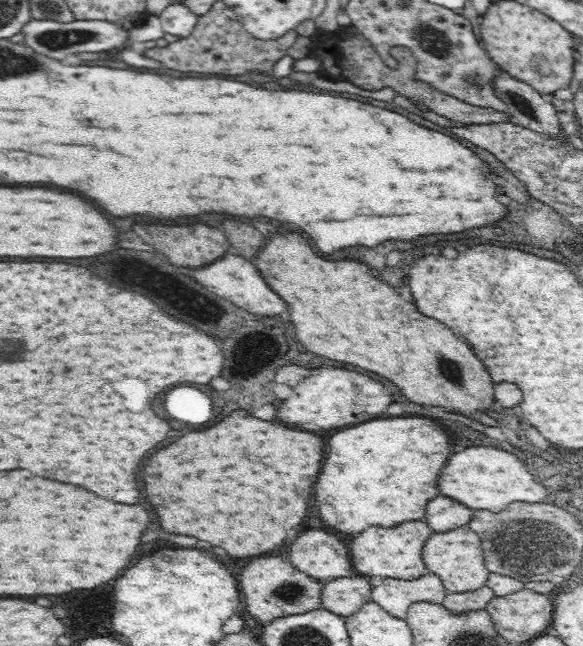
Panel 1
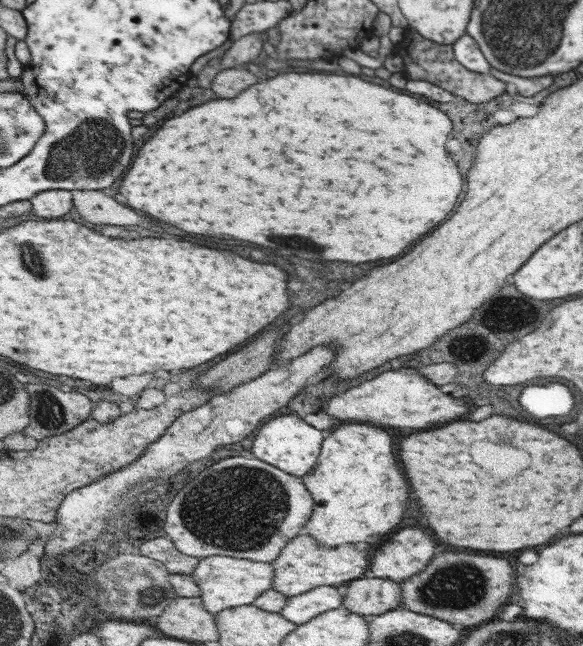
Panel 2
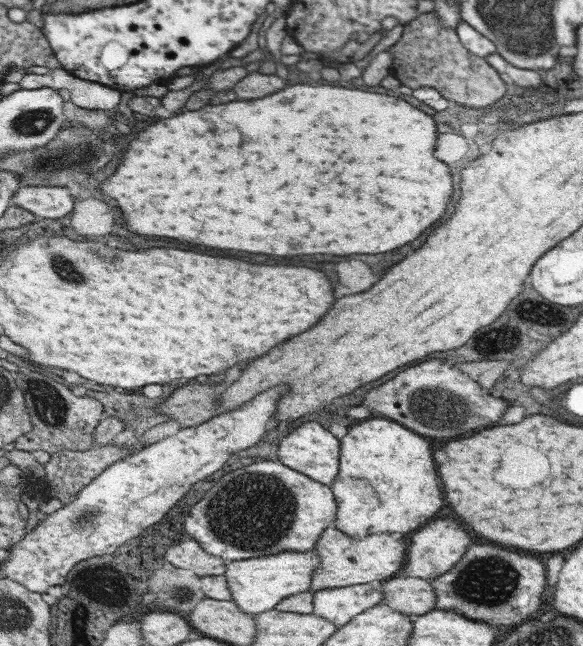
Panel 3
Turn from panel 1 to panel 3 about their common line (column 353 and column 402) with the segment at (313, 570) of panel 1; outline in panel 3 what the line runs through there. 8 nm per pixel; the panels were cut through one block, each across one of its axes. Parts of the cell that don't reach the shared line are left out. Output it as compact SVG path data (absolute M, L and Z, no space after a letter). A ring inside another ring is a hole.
M436 520L436 522L430 522L428 526L424 526L422 530L418 530L418 532L412 534L412 544L408 545L407 568L404 568L400 576L427 580L443 576L448 573L450 569L455 568L460 560L463 560L463 557L468 552L466 548L468 548L470 544L472 544L472 536L464 530L464 526L462 526L460 522L456 522L456 520Z

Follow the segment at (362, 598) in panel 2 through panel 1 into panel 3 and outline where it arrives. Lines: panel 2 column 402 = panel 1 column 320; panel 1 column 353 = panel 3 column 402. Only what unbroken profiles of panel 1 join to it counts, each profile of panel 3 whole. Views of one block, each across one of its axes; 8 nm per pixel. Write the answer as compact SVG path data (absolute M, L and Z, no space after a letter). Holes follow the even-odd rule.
M397 576L379 585L384 590L382 603L400 614L420 616L430 613L439 600L427 579Z

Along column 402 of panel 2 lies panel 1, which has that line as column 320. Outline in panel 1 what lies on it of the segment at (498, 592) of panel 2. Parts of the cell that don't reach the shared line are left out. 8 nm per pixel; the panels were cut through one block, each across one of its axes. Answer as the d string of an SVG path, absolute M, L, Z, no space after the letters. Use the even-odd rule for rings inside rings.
M268 556L268 558L258 558L250 562L240 572L238 580L240 580L240 590L244 594L248 612L256 620L272 621L282 615L304 614L305 611L321 608L319 595L322 584L312 577L305 576L304 573L297 572L292 564L288 564L288 561L284 562L284 558L280 556Z

